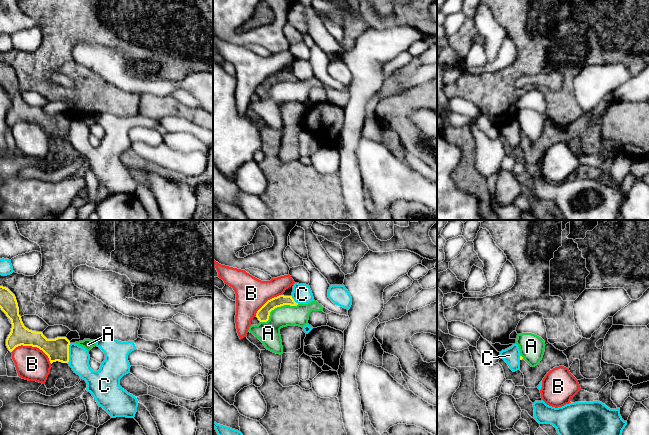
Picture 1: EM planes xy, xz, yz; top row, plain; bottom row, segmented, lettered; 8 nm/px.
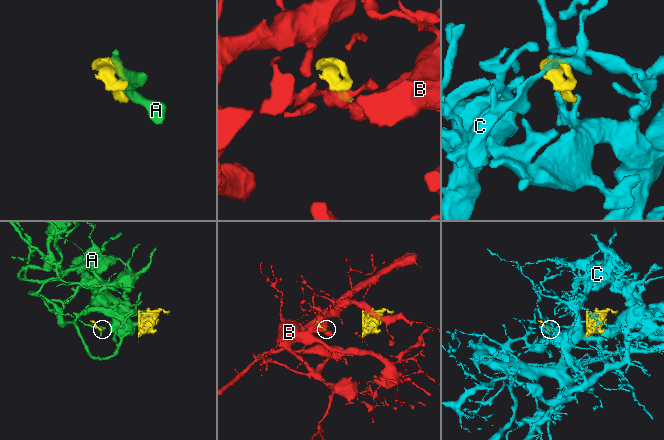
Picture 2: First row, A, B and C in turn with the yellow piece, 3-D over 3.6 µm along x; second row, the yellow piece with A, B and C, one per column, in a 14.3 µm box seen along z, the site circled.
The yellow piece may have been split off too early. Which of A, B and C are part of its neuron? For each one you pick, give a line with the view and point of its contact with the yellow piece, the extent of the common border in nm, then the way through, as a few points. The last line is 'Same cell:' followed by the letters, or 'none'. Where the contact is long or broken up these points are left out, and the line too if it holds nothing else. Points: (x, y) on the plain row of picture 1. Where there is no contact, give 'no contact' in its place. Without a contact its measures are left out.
Same cell: none

